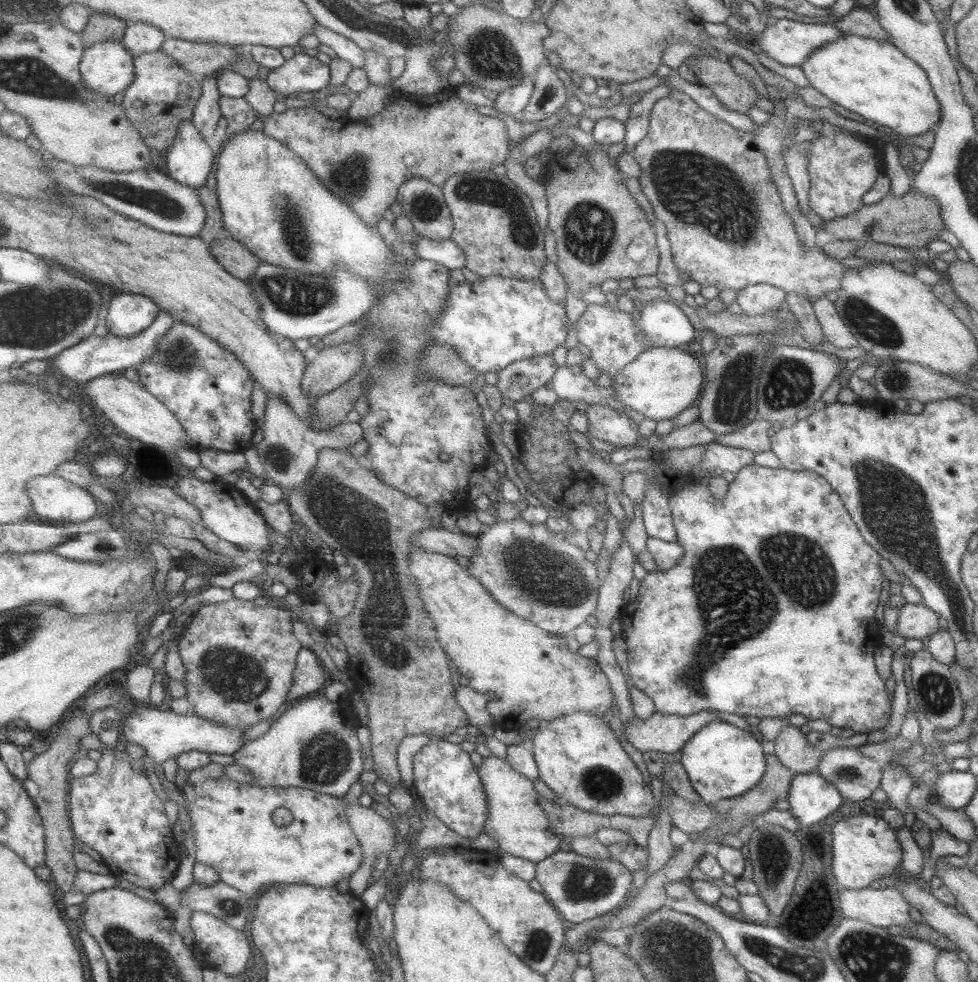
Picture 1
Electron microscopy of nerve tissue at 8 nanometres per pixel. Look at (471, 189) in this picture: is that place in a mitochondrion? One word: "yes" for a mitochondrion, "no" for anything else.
yes

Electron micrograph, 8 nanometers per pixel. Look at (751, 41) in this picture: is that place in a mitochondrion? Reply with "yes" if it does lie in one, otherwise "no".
no

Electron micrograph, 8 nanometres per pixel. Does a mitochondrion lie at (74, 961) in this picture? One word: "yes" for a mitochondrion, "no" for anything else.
no

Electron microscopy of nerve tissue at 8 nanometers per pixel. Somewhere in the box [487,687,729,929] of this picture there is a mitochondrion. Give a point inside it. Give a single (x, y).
(586, 883)

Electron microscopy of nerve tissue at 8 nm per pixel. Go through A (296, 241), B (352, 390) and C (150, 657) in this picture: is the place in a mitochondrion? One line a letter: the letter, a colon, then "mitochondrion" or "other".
A: mitochondrion
B: other
C: other

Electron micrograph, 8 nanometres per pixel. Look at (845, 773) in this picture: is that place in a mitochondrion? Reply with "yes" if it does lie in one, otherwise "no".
yes

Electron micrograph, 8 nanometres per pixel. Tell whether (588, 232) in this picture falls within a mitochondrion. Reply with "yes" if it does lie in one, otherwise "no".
yes

